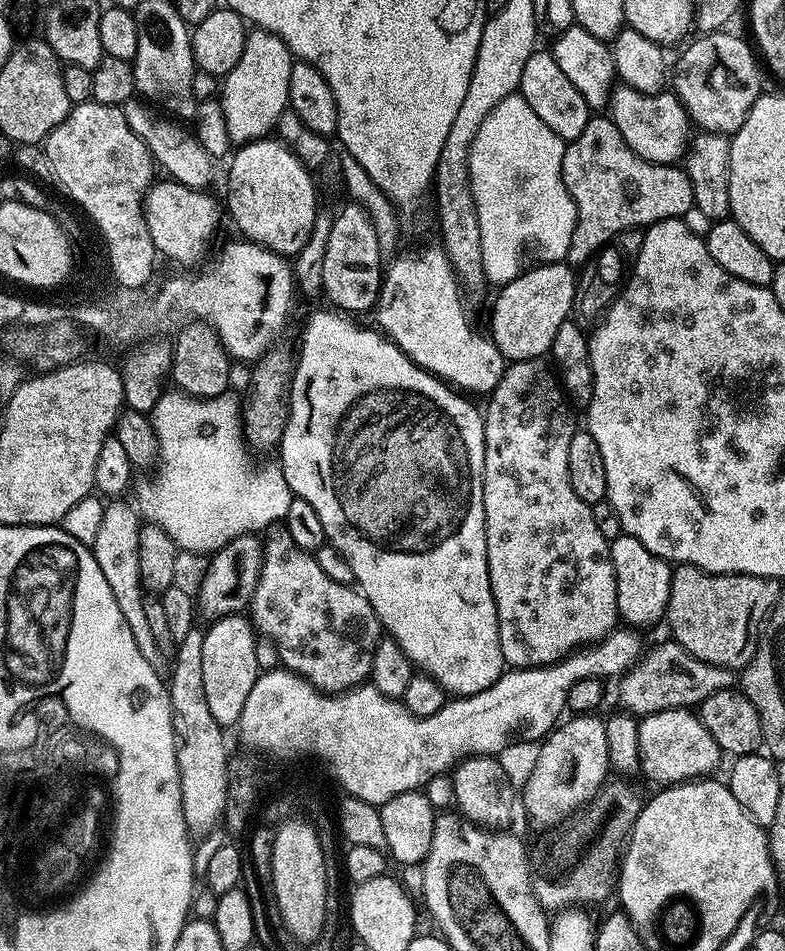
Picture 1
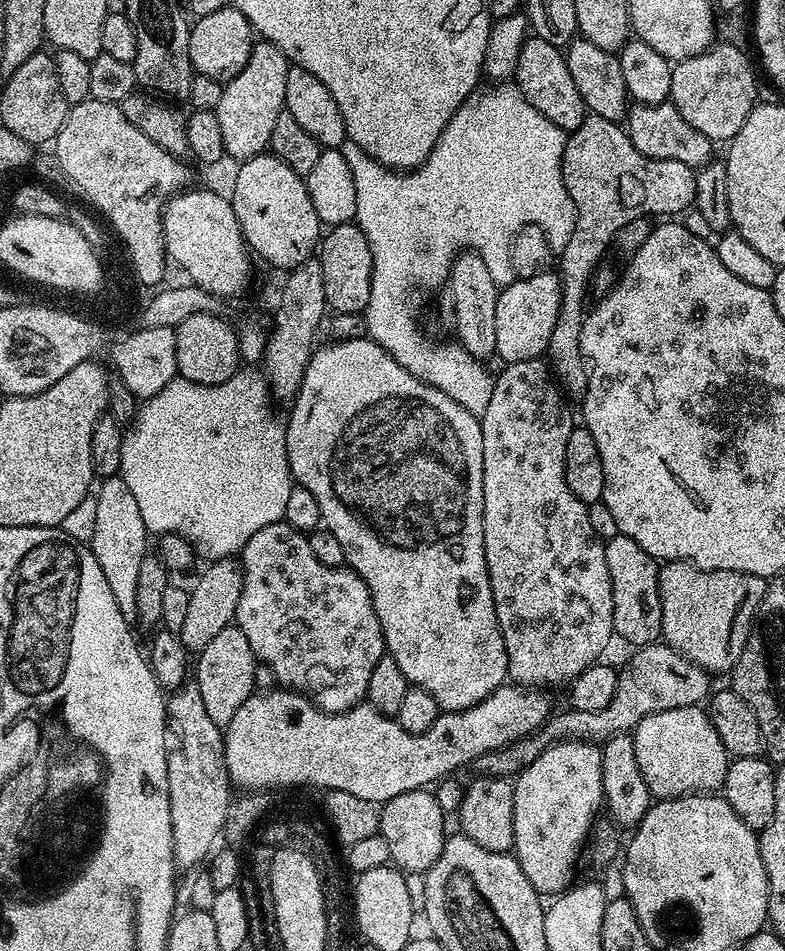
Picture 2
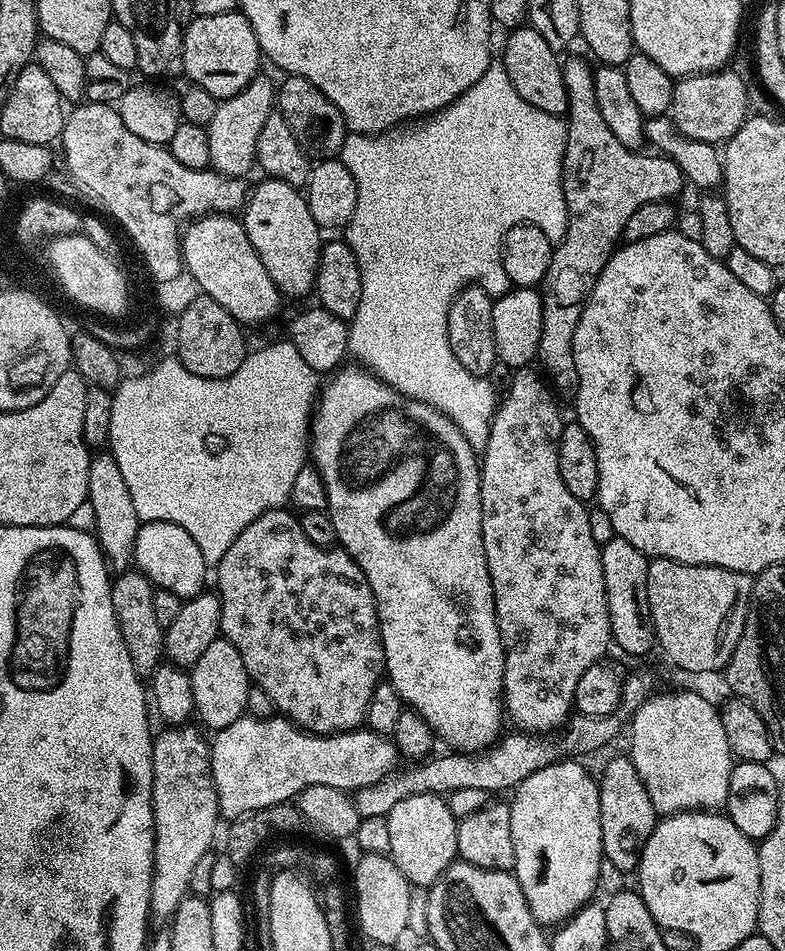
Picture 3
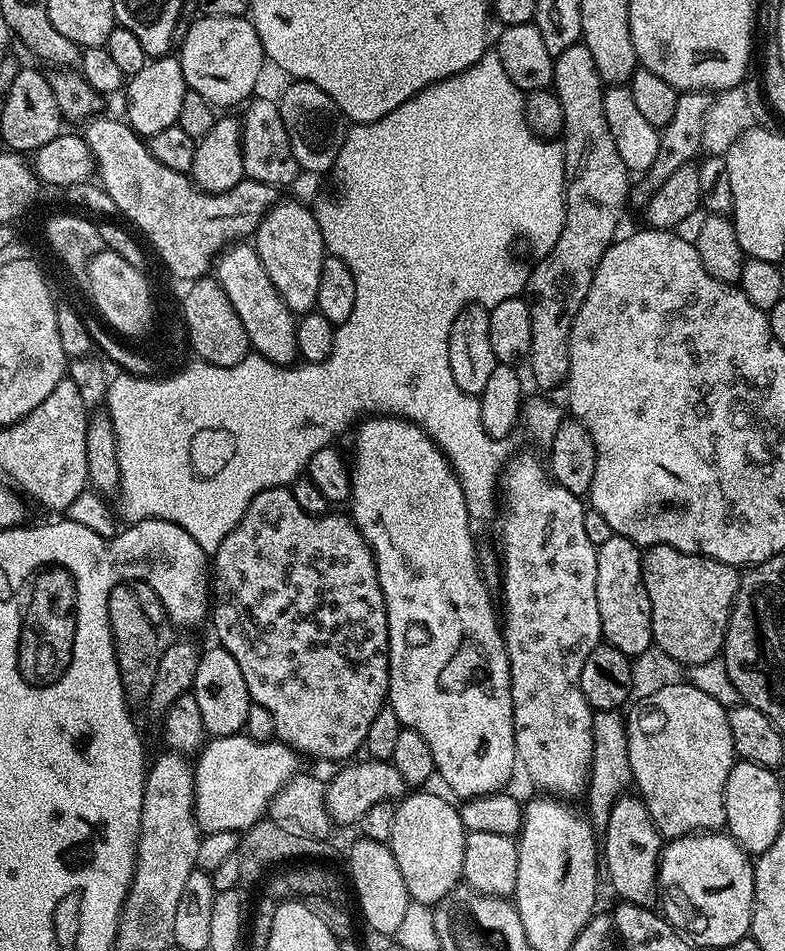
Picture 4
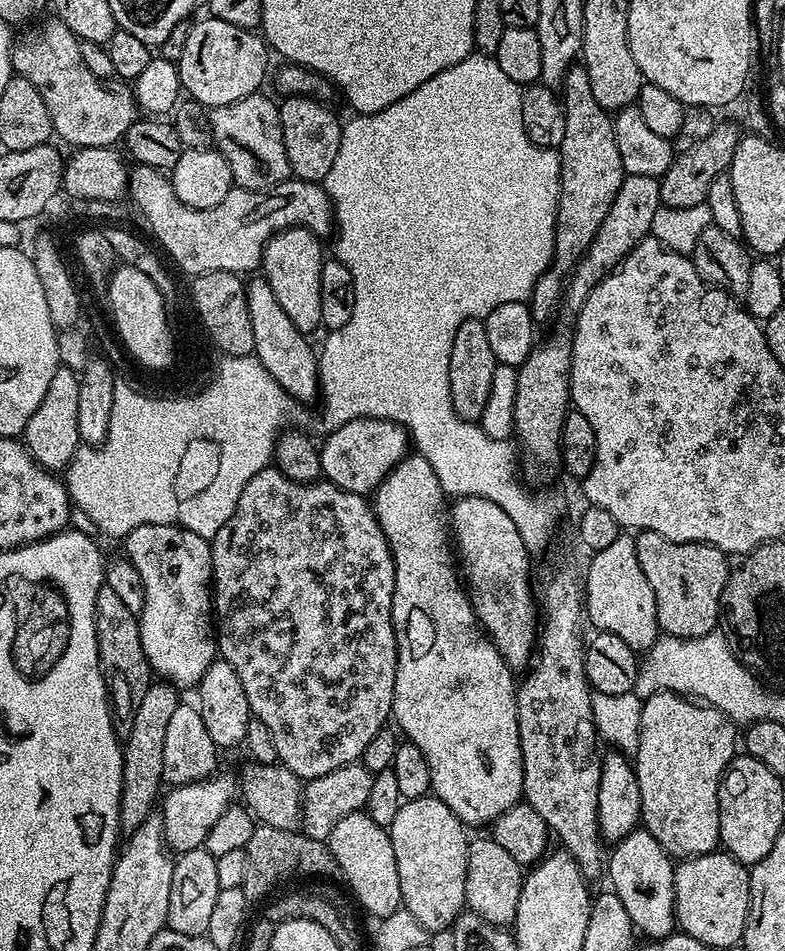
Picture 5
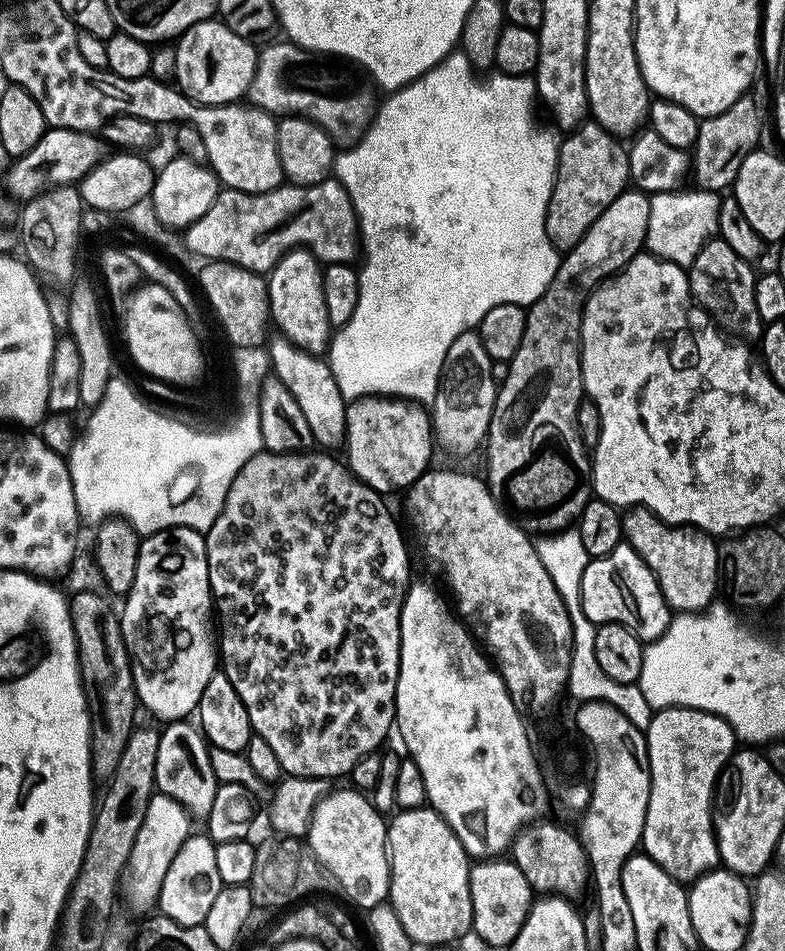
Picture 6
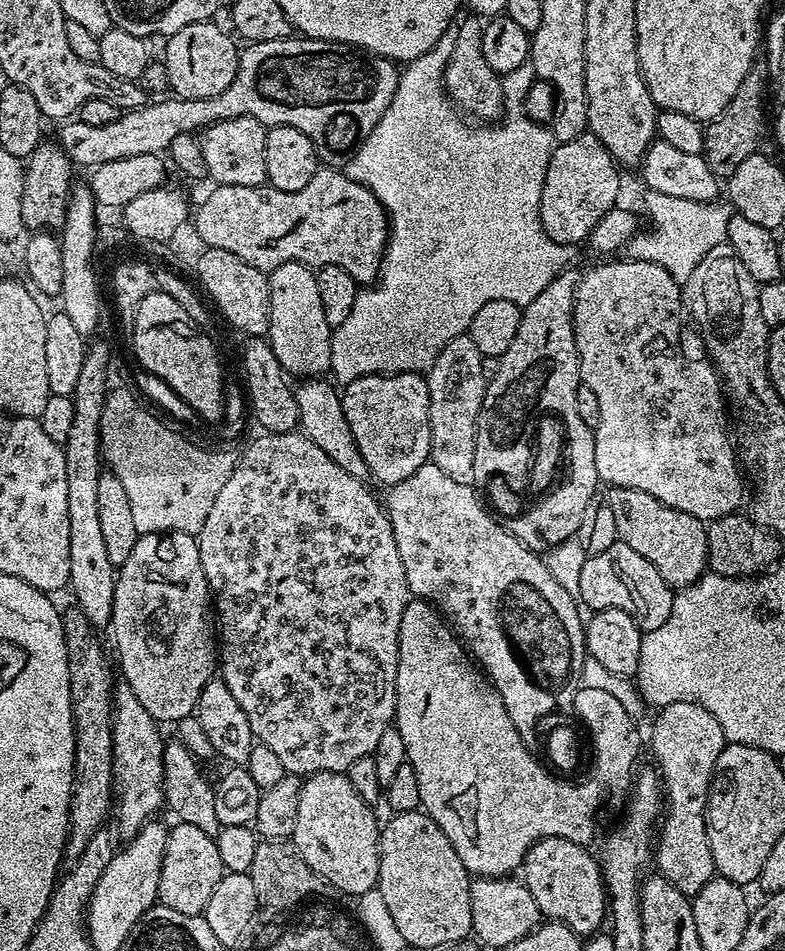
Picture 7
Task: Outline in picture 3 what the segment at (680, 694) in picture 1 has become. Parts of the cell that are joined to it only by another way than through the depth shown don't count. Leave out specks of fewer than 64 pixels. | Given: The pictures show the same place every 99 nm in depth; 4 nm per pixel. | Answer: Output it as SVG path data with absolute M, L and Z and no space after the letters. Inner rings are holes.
M629 671L624 678L624 689L622 690L620 707L616 709L613 715L581 716L576 714L564 725L562 734L529 734L516 730L513 731L513 736L506 737L507 735L505 735L503 739L493 744L491 748L485 748L484 751L479 754L448 754L452 756L433 755L423 762L418 762L408 767L410 769L406 772L396 770L393 771L391 776L382 778L370 786L355 789L354 801L357 811L362 818L365 816L387 817L388 812L394 810L394 806L398 806L398 802L402 802L402 798L410 798L418 794L447 797L448 793L454 790L482 790L489 794L504 791L507 793L509 790L514 790L518 787L526 778L530 778L530 774L542 770L548 764L555 764L556 761L561 758L584 758L587 752L596 752L599 748L606 747L607 744L619 734L620 727L622 727L623 724L625 727L626 721L644 705L645 700L648 699L650 693L653 691L653 688L651 688L652 680L646 673Z

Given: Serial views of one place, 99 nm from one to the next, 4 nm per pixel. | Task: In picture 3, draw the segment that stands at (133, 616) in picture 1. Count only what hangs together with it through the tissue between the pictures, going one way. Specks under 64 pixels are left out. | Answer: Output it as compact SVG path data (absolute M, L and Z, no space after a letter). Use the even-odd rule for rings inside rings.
M100 450L88 462L88 499L94 506L94 535L100 544L113 573L119 574L133 563L135 538L142 525L138 510L134 510L134 498L130 498L130 490L126 487L126 478L122 478L122 470L118 470L118 462L111 451Z

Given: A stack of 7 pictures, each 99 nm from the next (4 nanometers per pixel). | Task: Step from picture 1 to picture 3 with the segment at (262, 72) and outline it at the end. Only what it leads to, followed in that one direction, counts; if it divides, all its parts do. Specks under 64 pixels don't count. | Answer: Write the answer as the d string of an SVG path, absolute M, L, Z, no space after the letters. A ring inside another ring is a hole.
M260 74L244 87L243 92L217 103L214 118L210 118L206 125L210 138L211 167L215 171L226 178L244 178L251 168L257 167L258 136L262 134L262 126L266 126L266 118L273 115L277 100L277 85L271 84L264 74Z

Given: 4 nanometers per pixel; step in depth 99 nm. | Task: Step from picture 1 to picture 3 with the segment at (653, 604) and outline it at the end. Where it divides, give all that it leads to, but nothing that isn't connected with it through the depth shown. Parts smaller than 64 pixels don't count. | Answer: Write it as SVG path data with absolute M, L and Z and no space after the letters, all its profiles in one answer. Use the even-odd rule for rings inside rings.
M614 539L602 545L602 574L606 582L606 602L612 627L612 644L628 656L644 656L656 644L656 631L652 628L652 615L648 612L646 574L649 557L639 552L630 542Z

